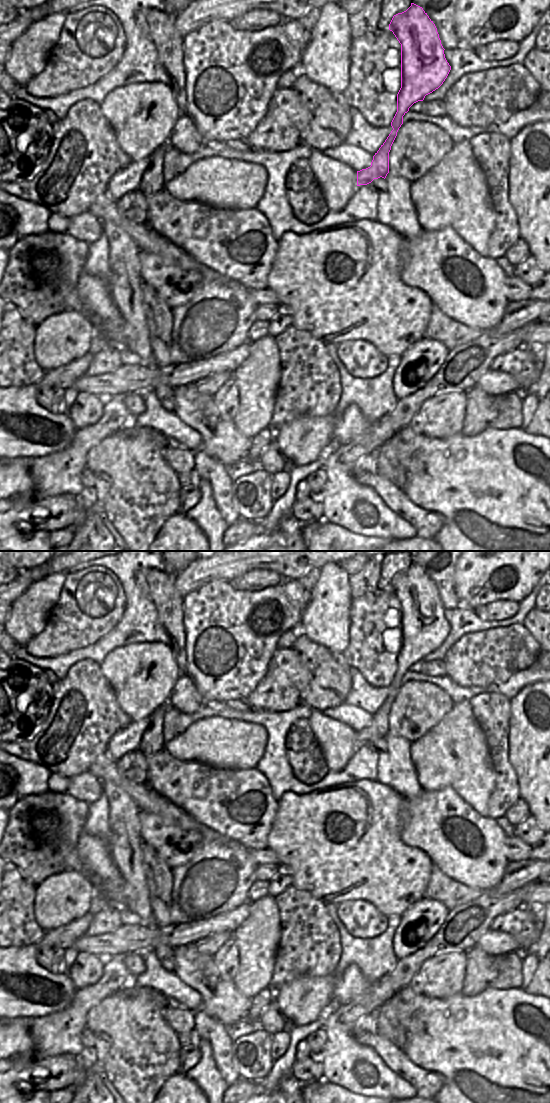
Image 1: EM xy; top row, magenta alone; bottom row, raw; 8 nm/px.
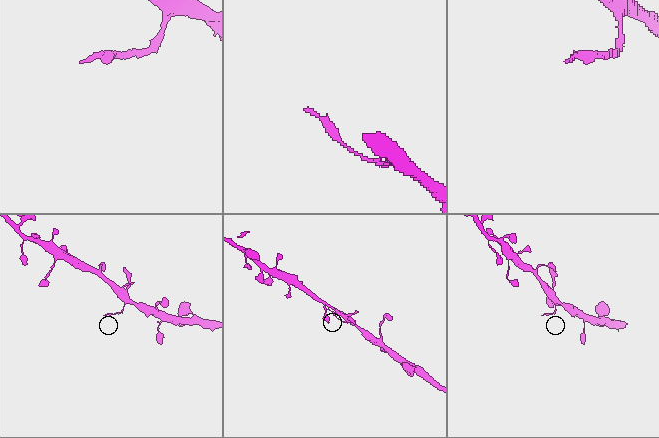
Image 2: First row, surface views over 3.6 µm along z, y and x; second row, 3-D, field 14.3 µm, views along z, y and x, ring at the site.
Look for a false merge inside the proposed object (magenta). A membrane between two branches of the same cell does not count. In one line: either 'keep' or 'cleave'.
keep

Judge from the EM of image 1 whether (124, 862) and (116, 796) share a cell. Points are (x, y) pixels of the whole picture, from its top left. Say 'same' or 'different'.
same

